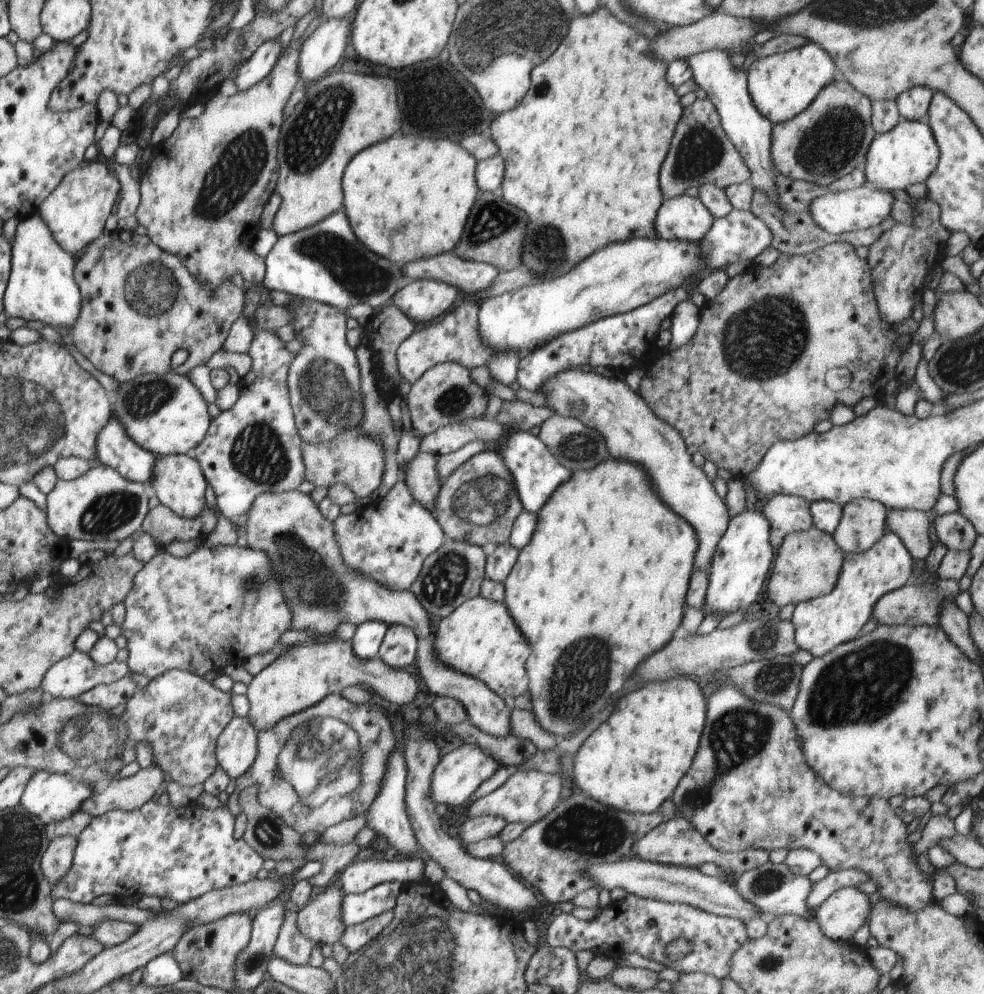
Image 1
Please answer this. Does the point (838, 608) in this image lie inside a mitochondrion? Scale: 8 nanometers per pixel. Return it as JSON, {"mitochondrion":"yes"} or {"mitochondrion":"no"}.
{"mitochondrion":"no"}

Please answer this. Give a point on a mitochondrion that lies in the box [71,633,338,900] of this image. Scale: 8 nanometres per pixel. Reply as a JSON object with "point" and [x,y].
{"point":[268,833]}

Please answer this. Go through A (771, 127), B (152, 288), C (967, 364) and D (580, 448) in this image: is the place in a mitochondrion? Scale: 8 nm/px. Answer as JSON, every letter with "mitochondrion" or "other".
{"A":"other","B":"mitochondrion","C":"mitochondrion","D":"mitochondrion"}

